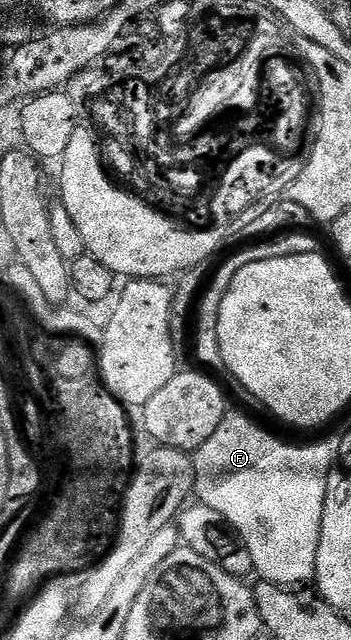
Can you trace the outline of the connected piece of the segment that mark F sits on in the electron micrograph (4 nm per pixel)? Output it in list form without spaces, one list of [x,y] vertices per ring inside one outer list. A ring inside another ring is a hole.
[[[226,415],[219,430],[215,430],[215,434],[211,434],[193,456],[196,499],[223,514],[225,521],[241,535],[247,550],[251,550],[253,572],[262,581],[280,586],[308,585],[315,577],[315,558],[319,554],[323,502],[327,498],[333,451],[327,442],[305,444],[302,448],[297,444],[284,444],[259,425],[252,424],[248,415],[240,415]]]

